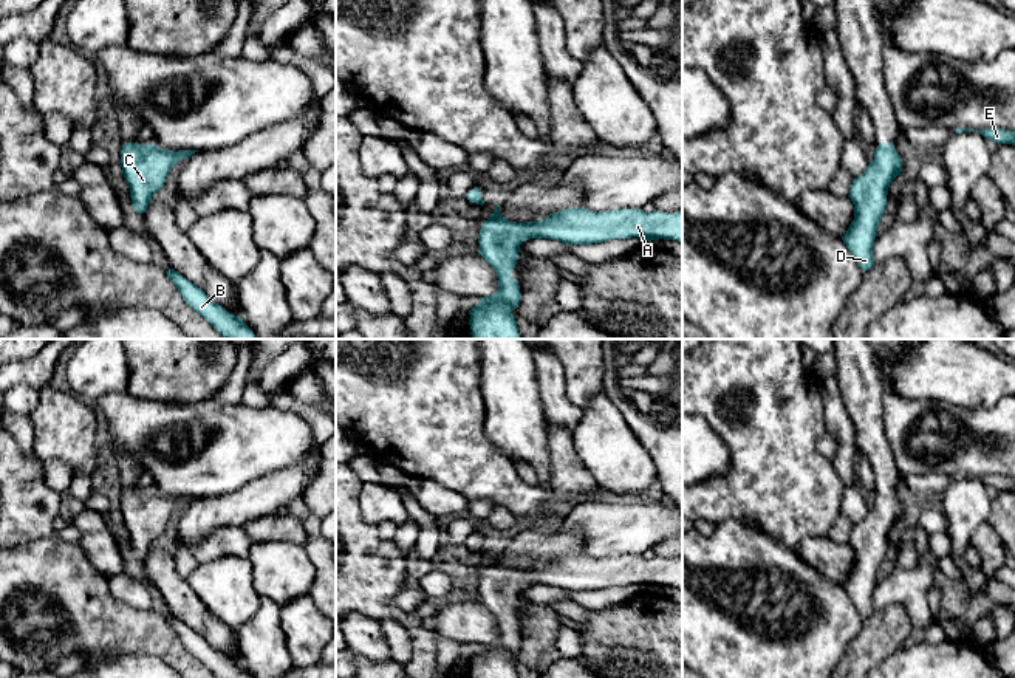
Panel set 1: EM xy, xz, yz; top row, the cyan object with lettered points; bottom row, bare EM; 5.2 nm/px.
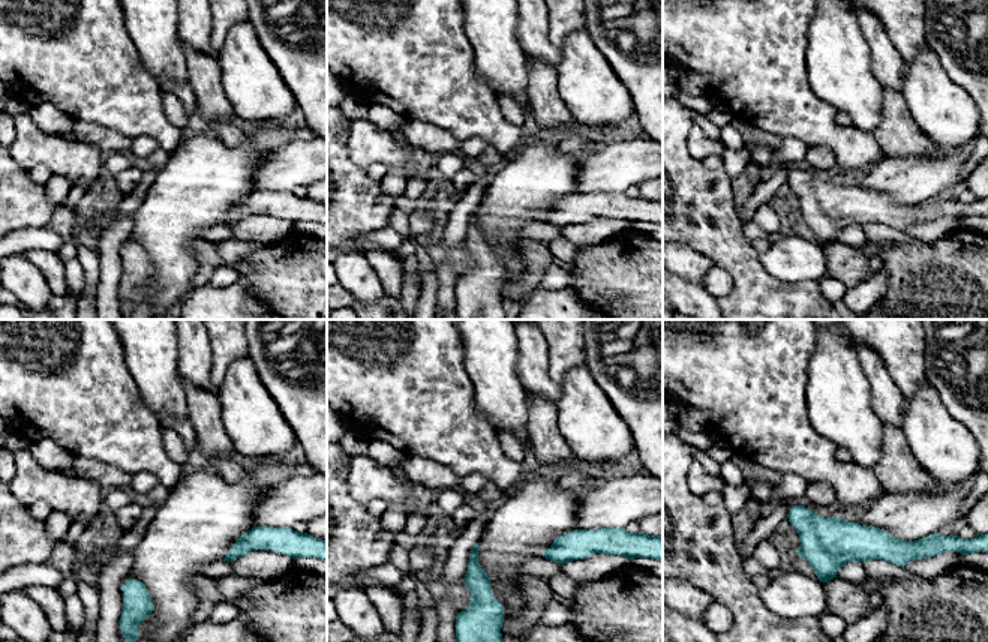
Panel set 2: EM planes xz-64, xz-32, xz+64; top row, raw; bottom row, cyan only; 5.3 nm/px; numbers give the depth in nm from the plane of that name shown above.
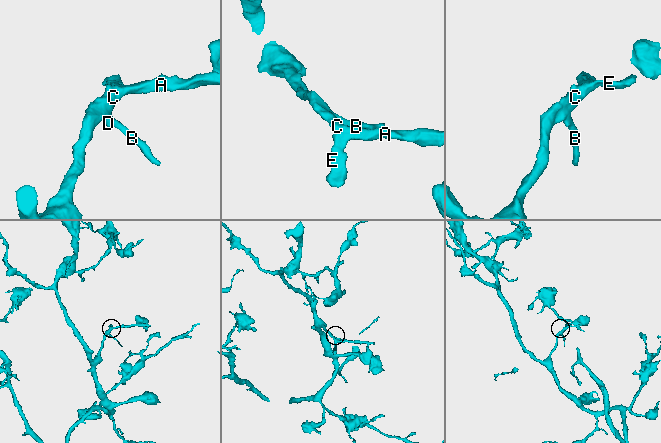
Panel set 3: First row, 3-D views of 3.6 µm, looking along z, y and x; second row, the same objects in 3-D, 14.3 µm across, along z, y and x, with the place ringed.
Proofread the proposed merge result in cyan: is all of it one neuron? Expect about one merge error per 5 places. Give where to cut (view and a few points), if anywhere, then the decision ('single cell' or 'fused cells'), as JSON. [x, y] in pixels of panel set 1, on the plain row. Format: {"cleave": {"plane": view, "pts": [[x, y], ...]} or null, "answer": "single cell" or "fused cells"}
{"cleave": null, "answer": "single cell"}

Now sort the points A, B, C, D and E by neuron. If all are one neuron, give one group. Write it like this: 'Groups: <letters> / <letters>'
Groups: A B C D E

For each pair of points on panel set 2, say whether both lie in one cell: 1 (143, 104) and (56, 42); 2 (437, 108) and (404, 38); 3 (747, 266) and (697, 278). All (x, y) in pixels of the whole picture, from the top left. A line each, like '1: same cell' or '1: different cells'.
1: same cell
2: same cell
3: different cells

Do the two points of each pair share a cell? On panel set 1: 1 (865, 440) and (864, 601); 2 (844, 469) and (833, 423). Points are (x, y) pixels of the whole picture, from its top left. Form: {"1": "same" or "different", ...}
{"1": "same", "2": "same"}

